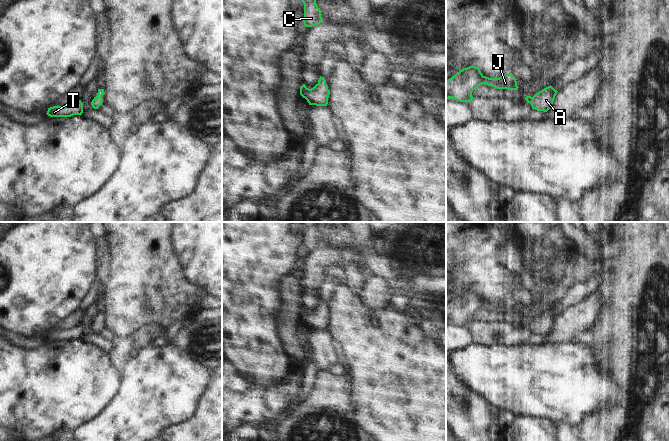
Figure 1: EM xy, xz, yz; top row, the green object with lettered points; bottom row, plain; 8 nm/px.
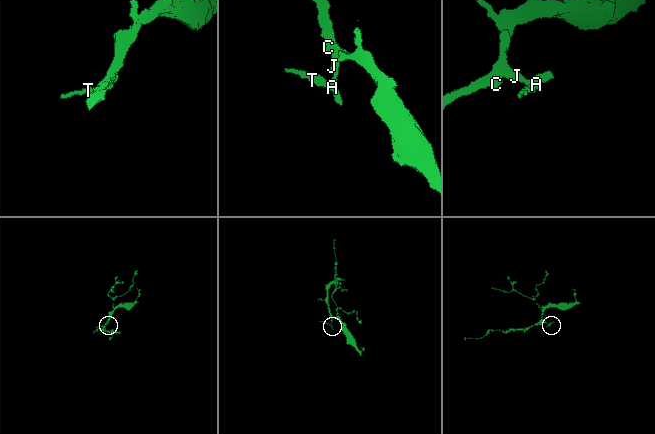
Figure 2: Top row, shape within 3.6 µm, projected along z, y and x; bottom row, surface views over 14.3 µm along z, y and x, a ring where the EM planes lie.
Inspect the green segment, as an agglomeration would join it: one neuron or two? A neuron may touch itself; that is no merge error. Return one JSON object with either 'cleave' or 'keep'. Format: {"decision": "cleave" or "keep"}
{"decision": "keep"}

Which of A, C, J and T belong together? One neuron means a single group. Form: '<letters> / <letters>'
A C J T

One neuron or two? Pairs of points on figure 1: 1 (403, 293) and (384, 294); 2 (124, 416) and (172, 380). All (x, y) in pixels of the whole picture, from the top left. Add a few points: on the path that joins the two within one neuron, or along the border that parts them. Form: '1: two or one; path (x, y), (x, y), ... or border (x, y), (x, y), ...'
1: two; border (392, 294), (389, 302)
2: one; path (136, 412), (160, 388)

